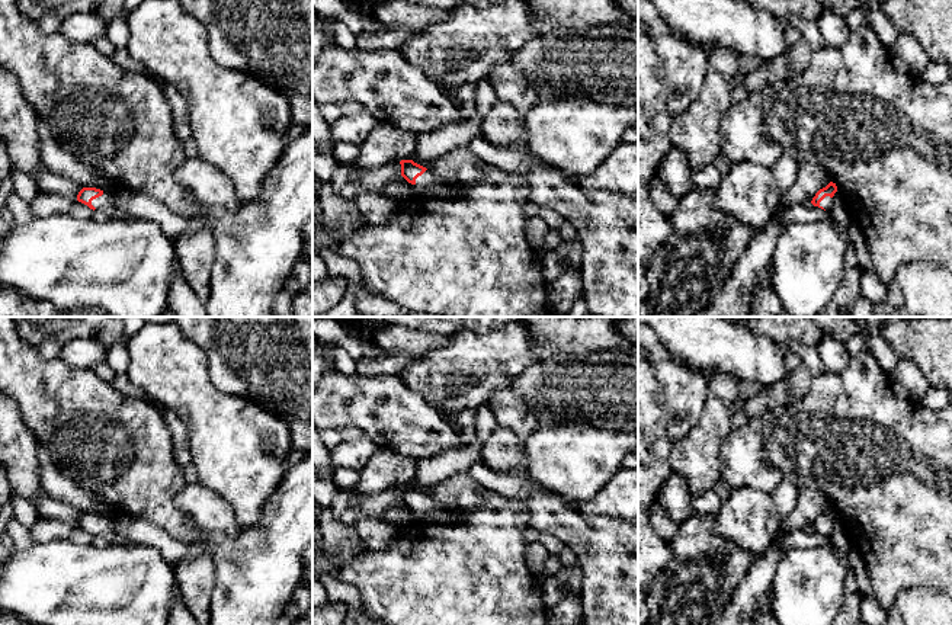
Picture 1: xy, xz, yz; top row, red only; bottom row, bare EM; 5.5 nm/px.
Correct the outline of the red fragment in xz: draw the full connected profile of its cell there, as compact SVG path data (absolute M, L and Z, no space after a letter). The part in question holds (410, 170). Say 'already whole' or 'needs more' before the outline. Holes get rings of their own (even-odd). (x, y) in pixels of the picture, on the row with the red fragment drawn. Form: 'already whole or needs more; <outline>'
needs more; M401 160L401 176L411 185L433 193L437 198L456 198L462 195L462 186L448 183L426 167L413 160Z

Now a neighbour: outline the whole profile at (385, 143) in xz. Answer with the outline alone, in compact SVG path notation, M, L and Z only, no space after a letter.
M379 121L359 147L355 164L358 169L379 169L392 161L411 160L416 142L416 134Z

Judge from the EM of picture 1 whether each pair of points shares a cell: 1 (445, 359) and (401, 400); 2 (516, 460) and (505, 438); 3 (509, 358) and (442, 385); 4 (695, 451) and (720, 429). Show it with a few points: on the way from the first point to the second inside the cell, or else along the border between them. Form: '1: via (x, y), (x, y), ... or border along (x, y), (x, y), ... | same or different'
1: border along (397, 377), (422, 394), (439, 412) | different
2: via (510, 454), (505, 444) | same
3: via (493, 359), (458, 375) | same
4: via (701, 445), (714, 432) | same

